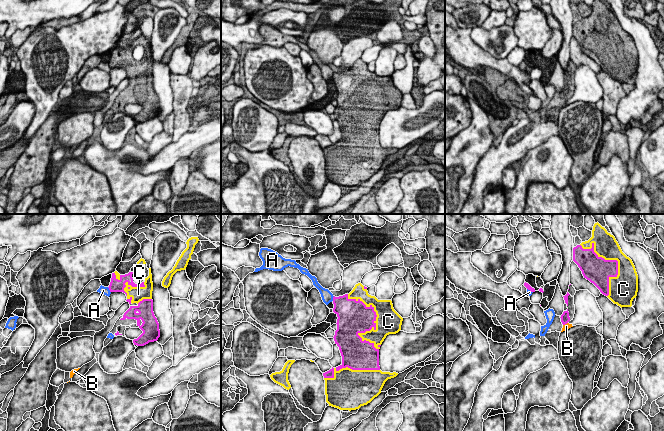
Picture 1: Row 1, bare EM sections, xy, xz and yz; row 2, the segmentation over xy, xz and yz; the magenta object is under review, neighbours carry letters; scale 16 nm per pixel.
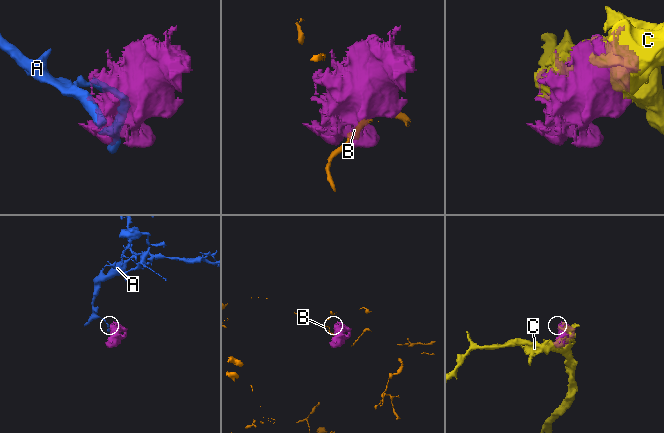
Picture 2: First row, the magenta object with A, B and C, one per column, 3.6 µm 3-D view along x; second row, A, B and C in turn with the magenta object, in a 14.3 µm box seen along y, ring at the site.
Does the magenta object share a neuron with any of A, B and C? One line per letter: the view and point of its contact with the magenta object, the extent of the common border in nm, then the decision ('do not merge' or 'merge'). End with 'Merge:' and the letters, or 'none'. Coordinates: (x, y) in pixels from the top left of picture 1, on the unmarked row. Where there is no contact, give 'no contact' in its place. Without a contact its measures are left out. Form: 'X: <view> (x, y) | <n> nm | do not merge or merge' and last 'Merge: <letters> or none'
A: xy (109, 65) | 110 nm | do not merge
B: yz (565, 99) | 100 nm | do not merge
C: xz (375, 99) | 1050 nm | merge
Merge: C

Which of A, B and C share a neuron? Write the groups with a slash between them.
A / B / C

